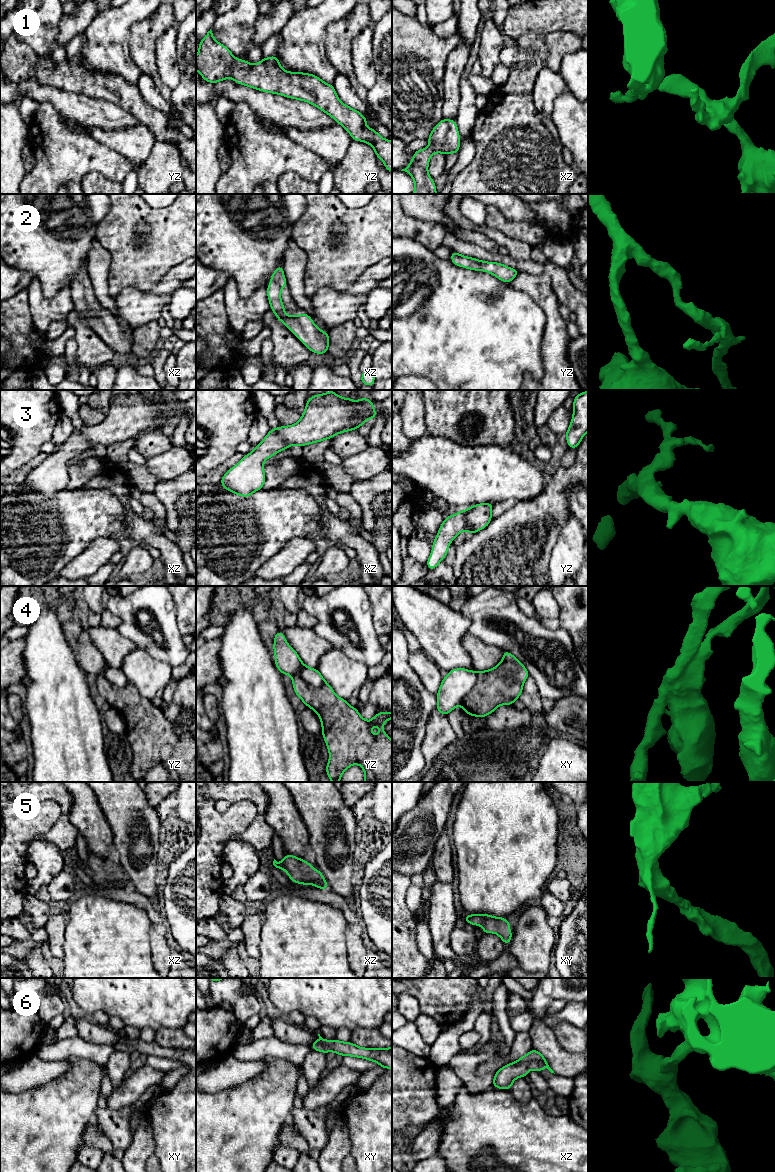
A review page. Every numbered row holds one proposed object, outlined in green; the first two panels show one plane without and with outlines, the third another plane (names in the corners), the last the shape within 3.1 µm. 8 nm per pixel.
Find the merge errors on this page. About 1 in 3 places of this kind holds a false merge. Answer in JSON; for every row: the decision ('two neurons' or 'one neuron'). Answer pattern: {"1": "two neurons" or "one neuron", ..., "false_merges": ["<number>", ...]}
{"1": "one neuron", "2": "one neuron", "3": "one neuron", "4": "two neurons", "5": "one neuron", "6": "one neuron", "false_merges": ["4"]}

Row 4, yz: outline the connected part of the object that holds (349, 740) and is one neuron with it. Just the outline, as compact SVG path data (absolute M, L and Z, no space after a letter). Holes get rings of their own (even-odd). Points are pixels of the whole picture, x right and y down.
M299 677L292 678L295 694L313 709L322 724L322 736L329 751L326 773L332 782L339 782L342 774L352 765L360 765L364 772L364 782L392 782L392 741L384 731L384 722L392 719L390 711L375 714L371 721L360 716L358 708L351 707L348 702L338 697L326 682L319 688L312 688ZM371 726L378 726L380 733L374 736Z

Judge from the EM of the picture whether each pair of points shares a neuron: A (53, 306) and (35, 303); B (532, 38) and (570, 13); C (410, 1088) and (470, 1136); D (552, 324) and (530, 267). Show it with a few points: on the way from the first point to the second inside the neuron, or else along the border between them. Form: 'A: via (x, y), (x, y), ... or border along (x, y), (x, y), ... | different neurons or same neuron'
A: via (49, 306), (39, 305) | same neuron
B: border along (546, 32), (526, 31), (520, 36) | different neurons
C: border along (440, 1107), (440, 1110), (431, 1120) | different neurons
D: border along (520, 271), (532, 274), (545, 272), (553, 288) | different neurons

